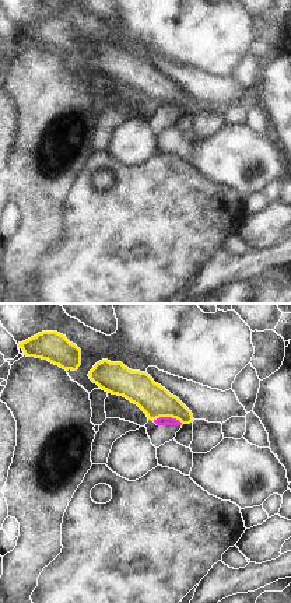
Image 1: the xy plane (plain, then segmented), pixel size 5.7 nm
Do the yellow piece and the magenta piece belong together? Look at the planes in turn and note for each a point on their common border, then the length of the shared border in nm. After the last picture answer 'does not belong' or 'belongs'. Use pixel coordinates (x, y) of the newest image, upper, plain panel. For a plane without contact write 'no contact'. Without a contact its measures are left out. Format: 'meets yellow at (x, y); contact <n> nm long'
meets yellow at (168, 102); contact 180 nm long

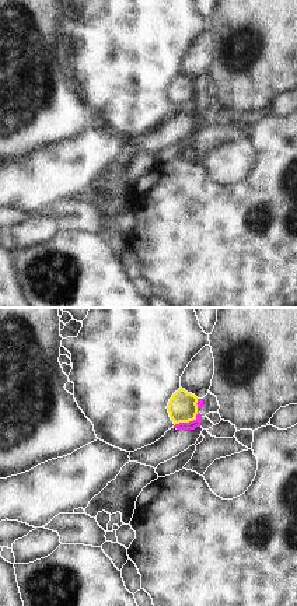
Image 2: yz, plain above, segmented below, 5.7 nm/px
meets yellow at (194, 105); contact 200 nm long

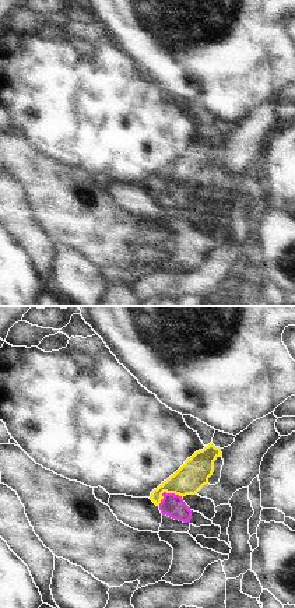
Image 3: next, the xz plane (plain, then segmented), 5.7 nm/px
meets yellow at (167, 179); contact 150 nm long

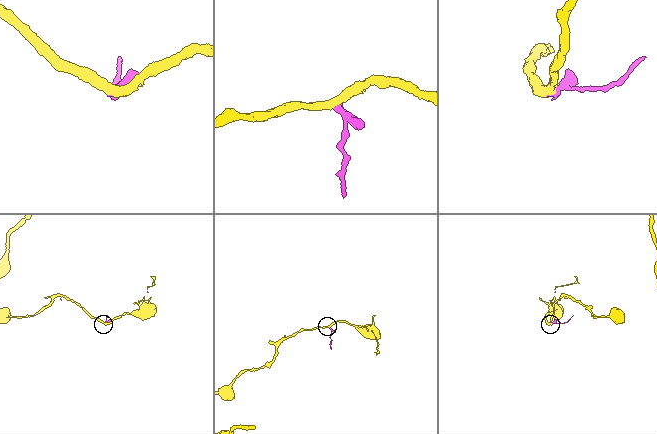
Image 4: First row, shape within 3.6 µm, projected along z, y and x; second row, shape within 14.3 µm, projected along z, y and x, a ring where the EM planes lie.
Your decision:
does not belong

